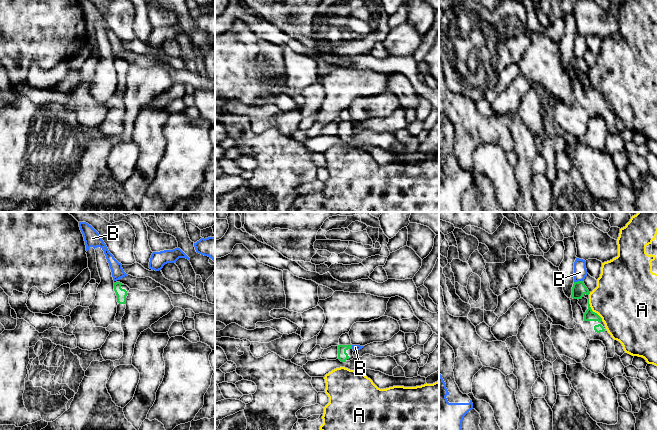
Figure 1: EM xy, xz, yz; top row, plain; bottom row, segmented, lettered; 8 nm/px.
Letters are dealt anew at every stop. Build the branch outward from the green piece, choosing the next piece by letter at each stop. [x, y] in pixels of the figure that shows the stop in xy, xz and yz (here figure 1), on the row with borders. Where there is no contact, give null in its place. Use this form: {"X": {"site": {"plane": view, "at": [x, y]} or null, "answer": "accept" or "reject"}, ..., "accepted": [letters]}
{"A": {"site": {"plane": "yz", "at": [591, 310]}, "answer": "reject"}, "B": {"site": {"plane": "yz", "at": [578, 281]}, "answer": "reject"}, "accepted": []}

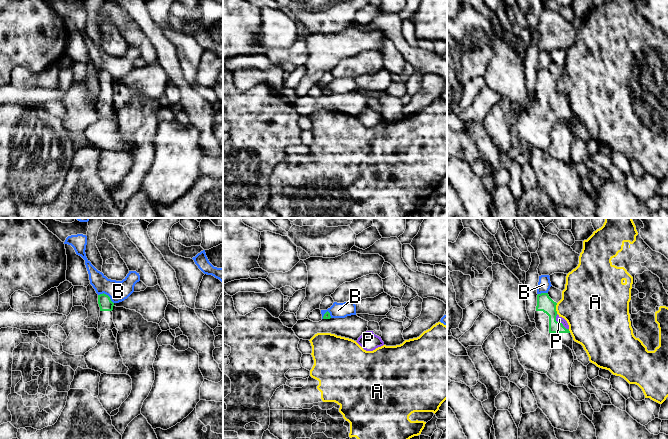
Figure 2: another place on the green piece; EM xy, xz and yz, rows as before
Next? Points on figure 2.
{"A": {"site": {"plane": "yz", "at": [555, 308]}, "answer": "reject"}, "B": {"site": {"plane": "xy", "at": [107, 295]}, "answer": "reject"}, "P": {"site": {"plane": "yz", "at": [559, 323]}, "answer": "accept"}, "accepted": ["P"]}

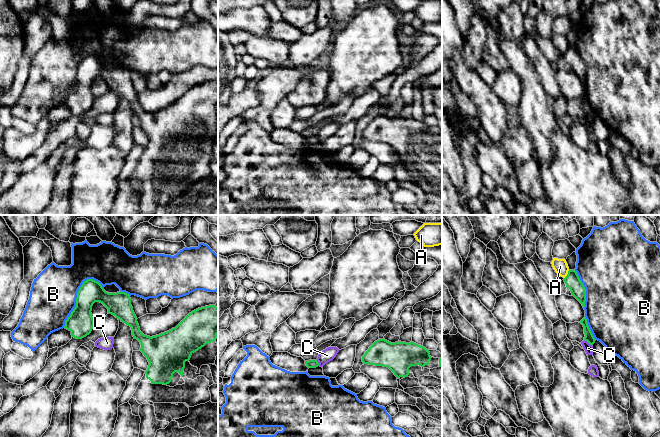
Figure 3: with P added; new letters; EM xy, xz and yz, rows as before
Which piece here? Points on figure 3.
{"A": {"site": {"plane": "yz", "at": [567, 274]}, "answer": "reject"}, "B": {"site": {"plane": "xy", "at": [77, 297]}, "answer": "reject"}, "C": {"site": {"plane": "yz", "at": [588, 342]}, "answer": "reject"}, "accepted": []}

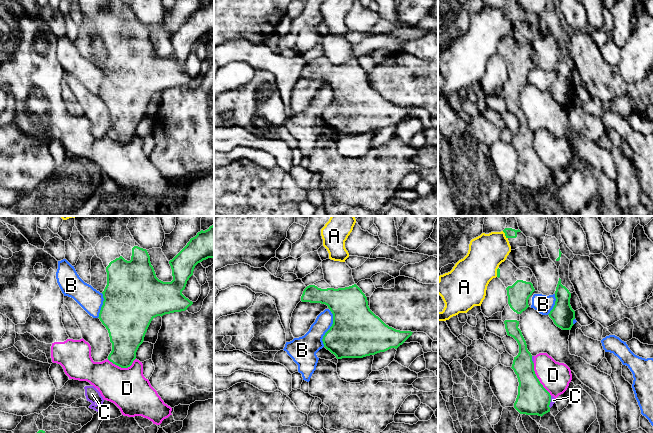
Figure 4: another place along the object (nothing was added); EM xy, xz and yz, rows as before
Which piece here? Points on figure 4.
{"A": {"site": {"plane": "yz", "at": [505, 235]}, "answer": "reject"}, "B": {"site": {"plane": "xz", "at": [328, 330]}, "answer": "reject"}, "C": {"site": {"plane": "yz", "at": [550, 401]}, "answer": "accept"}, "D": {"site": {"plane": "yz", "at": [538, 379]}, "answer": "reject"}, "accepted": ["C"]}

